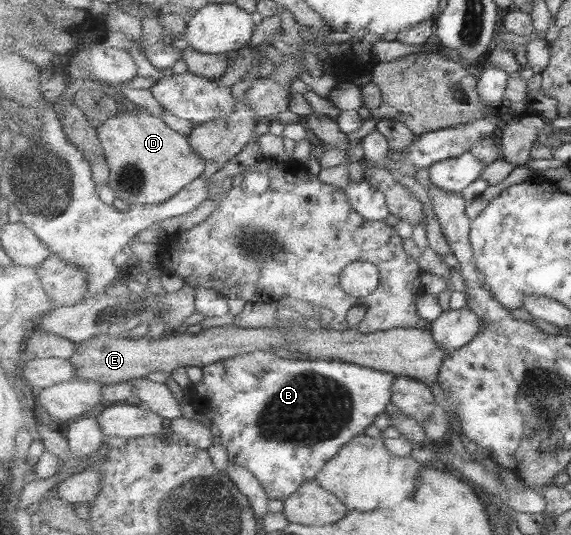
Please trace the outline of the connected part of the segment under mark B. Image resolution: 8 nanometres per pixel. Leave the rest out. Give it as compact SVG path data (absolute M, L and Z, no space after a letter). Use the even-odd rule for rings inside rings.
M255 351L249 354L236 356L221 360L217 363L209 364L202 369L204 374L202 381L195 385L195 400L201 398L205 416L220 430L223 447L227 449L229 454L229 462L237 466L247 467L253 473L259 482L262 482L263 488L269 495L270 500L286 501L291 495L298 491L298 488L307 481L317 479L317 475L326 467L330 460L335 459L339 455L341 448L358 435L364 435L365 428L371 426L375 422L375 418L379 414L386 413L390 404L393 402L393 391L397 375L386 371L377 371L367 366L361 366L350 361L343 360L307 360L307 359L285 359L276 356L275 353L269 351Z

